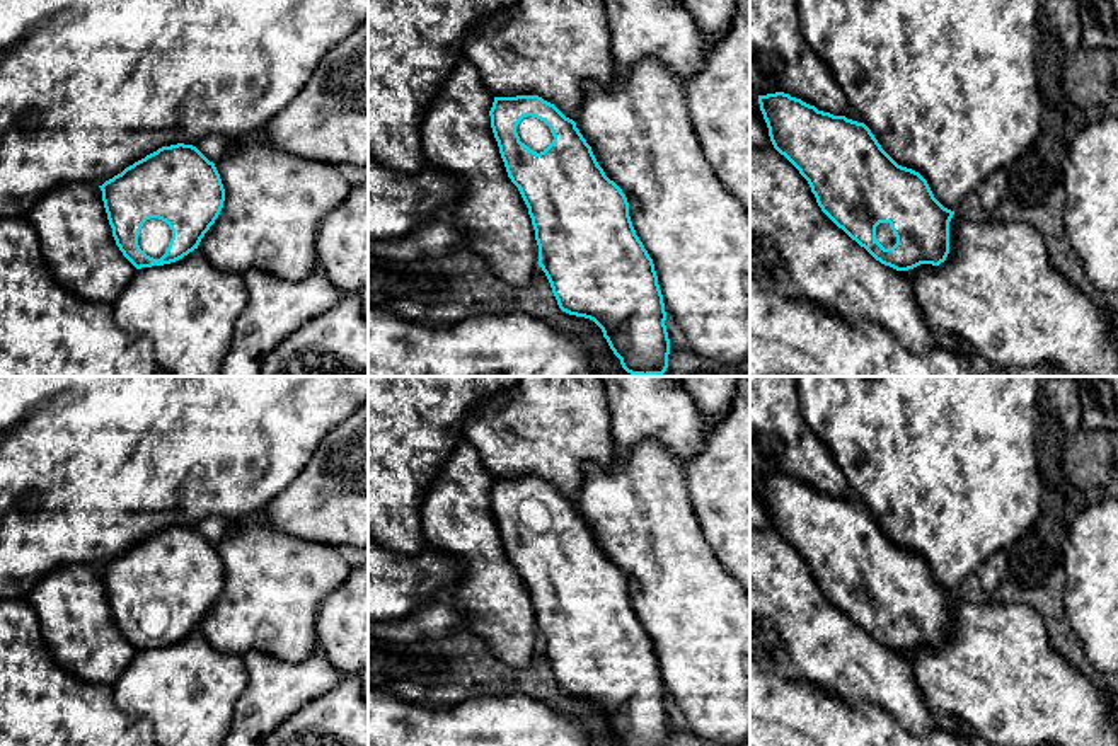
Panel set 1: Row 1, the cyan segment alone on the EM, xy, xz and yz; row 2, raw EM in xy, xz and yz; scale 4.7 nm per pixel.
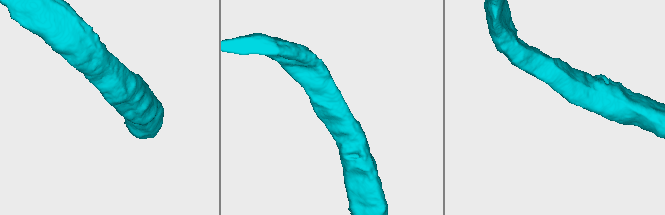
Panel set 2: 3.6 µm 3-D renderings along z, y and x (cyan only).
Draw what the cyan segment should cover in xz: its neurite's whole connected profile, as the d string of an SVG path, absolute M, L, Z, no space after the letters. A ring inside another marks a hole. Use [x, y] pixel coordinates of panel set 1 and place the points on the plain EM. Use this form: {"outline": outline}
{"outline": "M539 477L494 479L489 497L508 559L528 589L539 627L539 647L559 690L593 702L620 746L668 746L666 693L653 640L636 617L625 576L605 557L576 504Z"}

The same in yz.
{"outline": "M784 473L758 477L758 485L774 530L808 562L821 593L876 642L896 652L908 652L920 646L939 647L946 642L949 603L954 593L934 579L927 562L919 554L898 547L864 504L818 492Z"}

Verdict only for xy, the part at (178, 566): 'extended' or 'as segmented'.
extended

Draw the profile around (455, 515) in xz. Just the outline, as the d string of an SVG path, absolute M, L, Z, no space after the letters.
M462 438L419 508L421 533L431 548L464 567L447 598L465 617L467 628L487 642L496 659L528 668L539 649L539 627L491 509L493 484L494 477Z

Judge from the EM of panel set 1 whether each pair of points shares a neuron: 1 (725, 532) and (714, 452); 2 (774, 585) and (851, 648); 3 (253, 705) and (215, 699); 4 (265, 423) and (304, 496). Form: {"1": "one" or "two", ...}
{"1": "one", "2": "one", "3": "two", "4": "two"}

